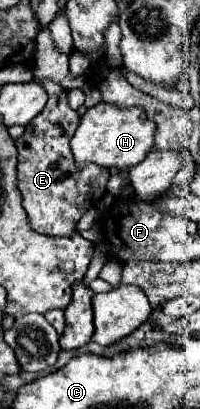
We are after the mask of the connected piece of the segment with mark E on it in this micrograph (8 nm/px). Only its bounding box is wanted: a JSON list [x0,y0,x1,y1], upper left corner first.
[16,78,110,236]

